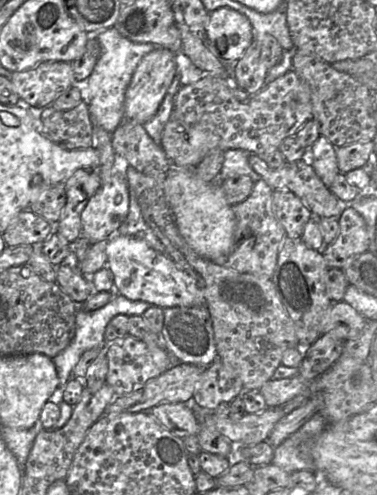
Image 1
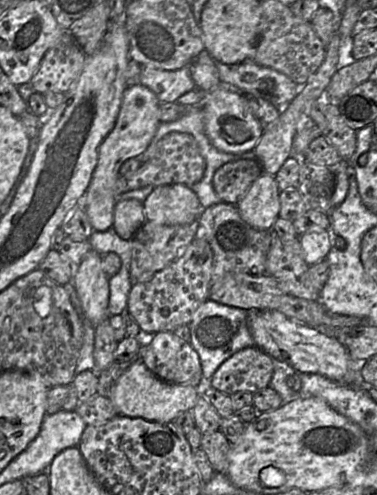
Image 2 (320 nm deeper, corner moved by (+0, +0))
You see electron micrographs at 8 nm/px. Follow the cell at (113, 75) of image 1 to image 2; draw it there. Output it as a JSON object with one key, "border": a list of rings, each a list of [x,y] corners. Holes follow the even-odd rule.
{"border":[[[141,64],[140,84],[154,92],[161,103],[176,102],[180,96],[196,88],[190,66],[164,70]]]}

